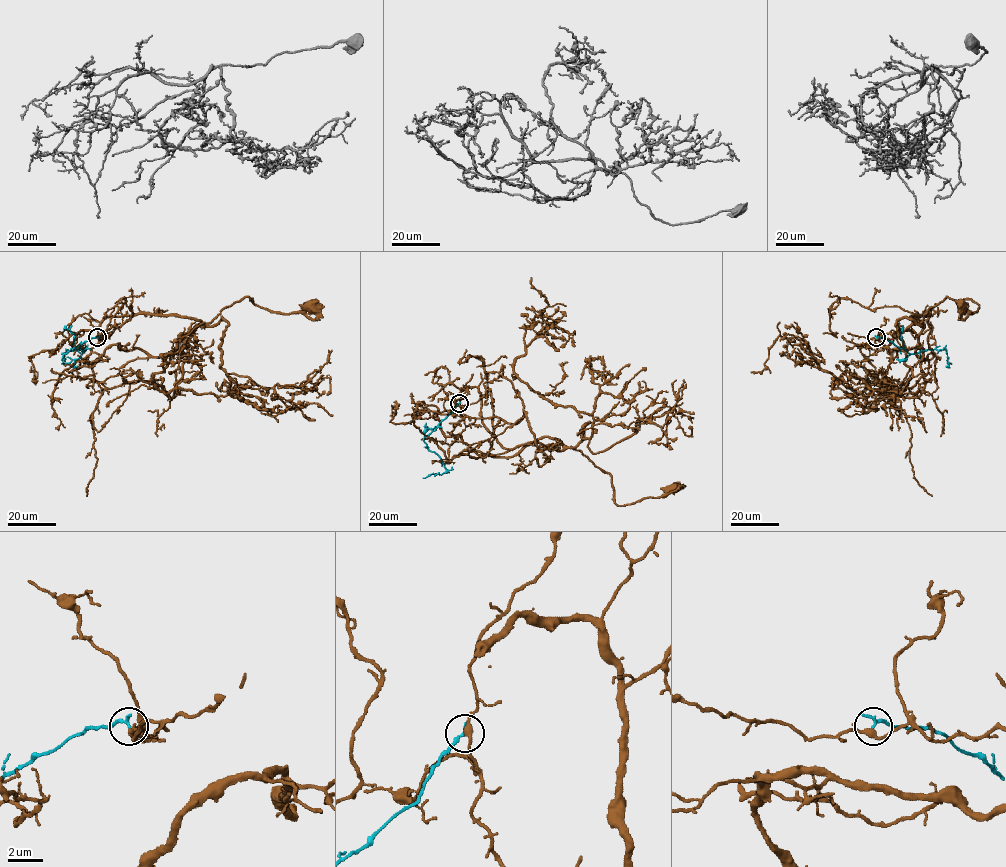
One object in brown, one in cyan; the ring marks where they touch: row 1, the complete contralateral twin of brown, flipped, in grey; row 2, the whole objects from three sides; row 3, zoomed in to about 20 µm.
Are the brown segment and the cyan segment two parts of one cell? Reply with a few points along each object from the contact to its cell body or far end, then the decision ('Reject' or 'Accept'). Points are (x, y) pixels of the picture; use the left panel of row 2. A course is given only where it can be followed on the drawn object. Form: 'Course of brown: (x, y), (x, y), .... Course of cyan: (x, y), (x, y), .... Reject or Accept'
Course of brown: (98, 338), (104, 333), (99, 324), (114, 316), (175, 314), (210, 323), (246, 297), (281, 314), (313, 304). Course of cyan: (98, 337), (66, 350), (84, 349), (80, 357), (61, 363). Reject

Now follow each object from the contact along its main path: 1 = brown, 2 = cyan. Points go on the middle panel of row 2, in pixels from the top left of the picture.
1: (459, 402), (460, 438), (475, 450), (512, 457), (539, 439), (558, 439), (608, 472), (618, 505), (675, 487)
2: (459, 402), (423, 438), (446, 470), (423, 478)

